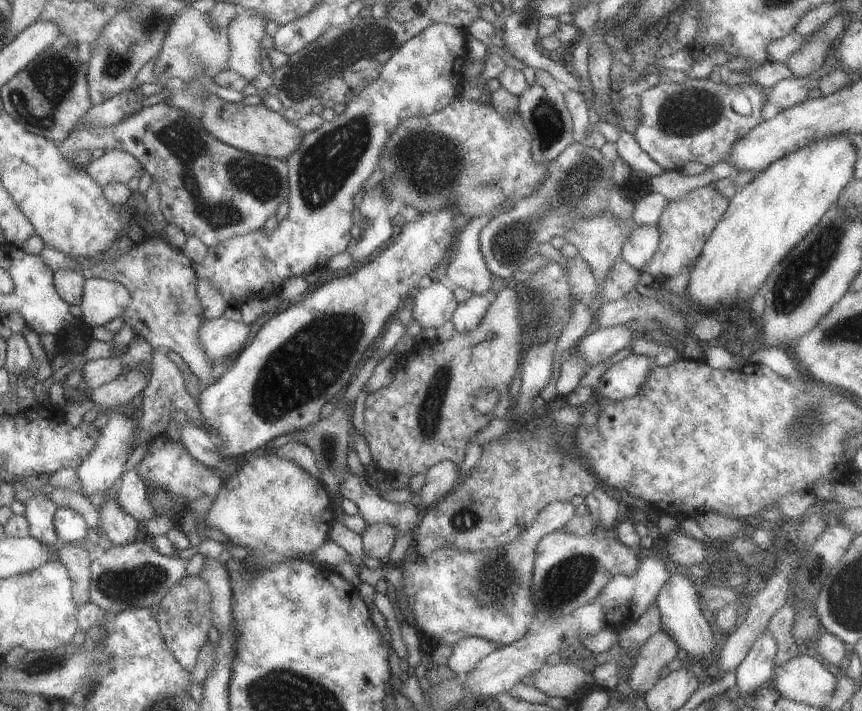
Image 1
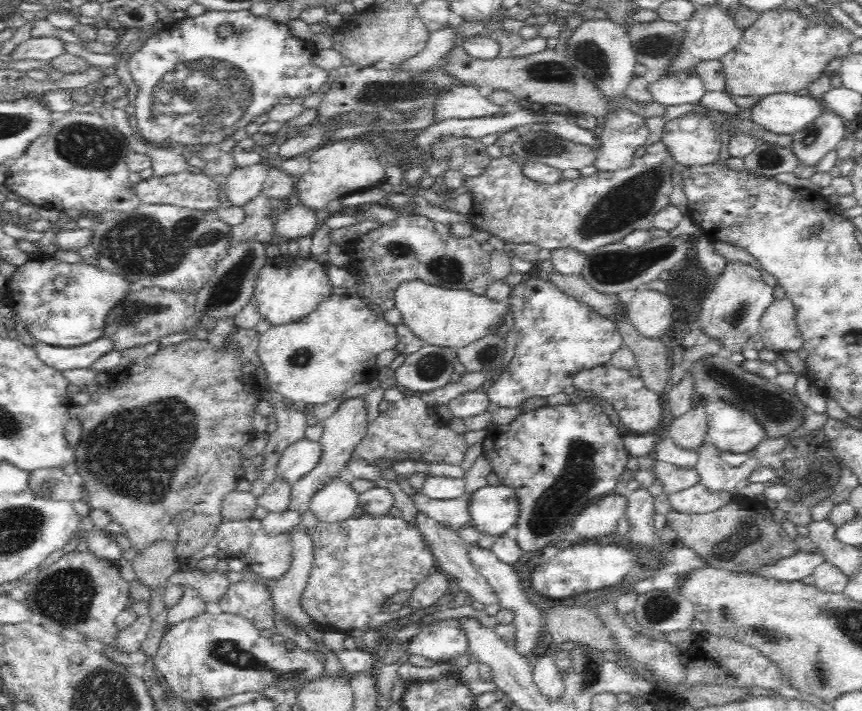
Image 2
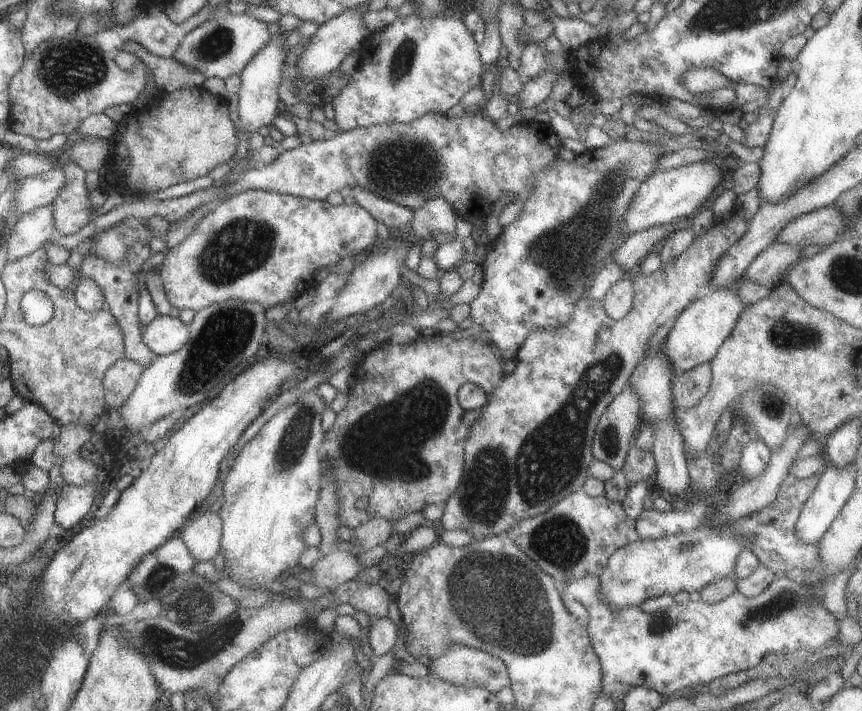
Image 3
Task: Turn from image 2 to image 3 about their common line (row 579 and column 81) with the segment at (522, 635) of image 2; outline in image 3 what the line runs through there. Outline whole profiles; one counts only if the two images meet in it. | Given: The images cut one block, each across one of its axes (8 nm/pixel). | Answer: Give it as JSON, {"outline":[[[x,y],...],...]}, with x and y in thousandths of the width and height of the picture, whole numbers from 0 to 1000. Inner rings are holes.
{"outline":[[[34,653],[27,664],[22,664],[22,669],[24,669],[22,678],[29,686],[31,698],[41,698],[41,695],[48,695],[48,698],[61,695],[64,698],[61,731],[71,743],[85,743],[103,720],[108,700],[110,700],[110,689],[113,689],[110,672],[96,684],[73,681],[66,689],[59,689],[57,686],[57,667],[48,664],[38,653]]]}

